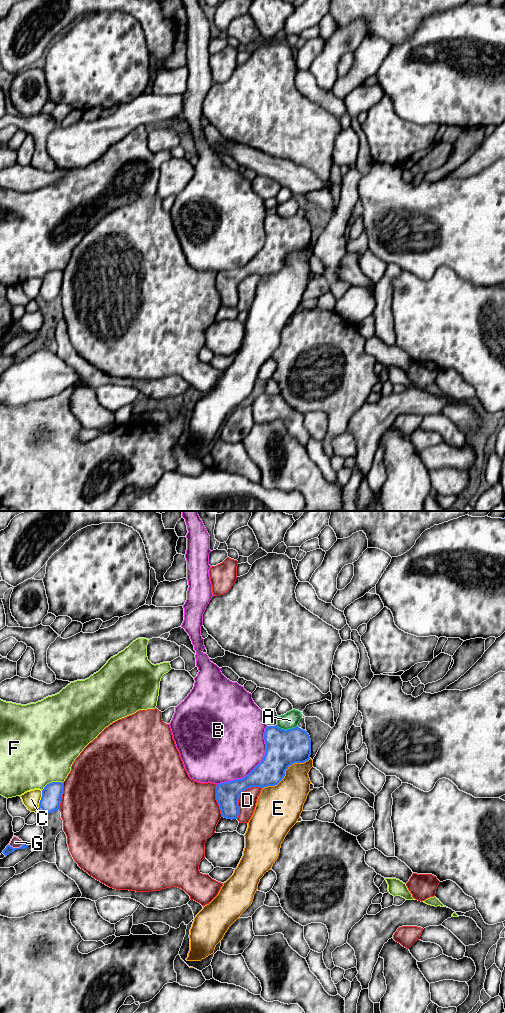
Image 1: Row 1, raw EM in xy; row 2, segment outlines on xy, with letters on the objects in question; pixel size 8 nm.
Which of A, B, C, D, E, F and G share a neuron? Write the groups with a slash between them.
A / B / C / D / E / F / G

